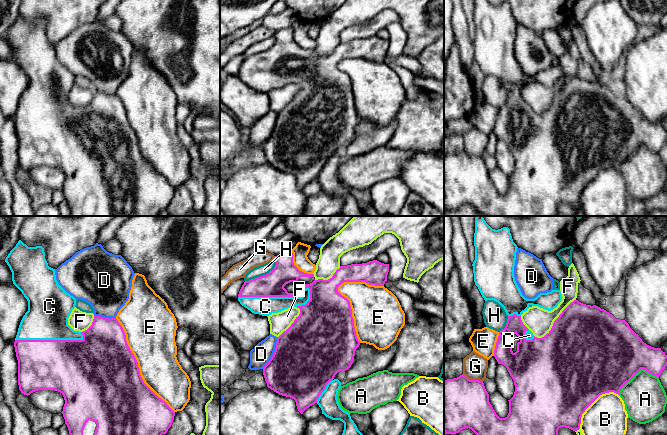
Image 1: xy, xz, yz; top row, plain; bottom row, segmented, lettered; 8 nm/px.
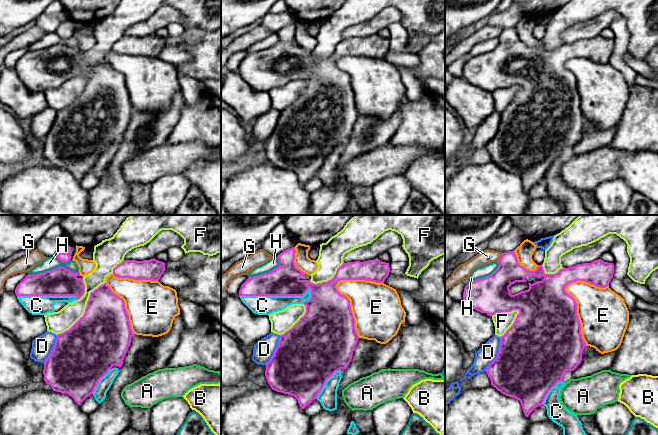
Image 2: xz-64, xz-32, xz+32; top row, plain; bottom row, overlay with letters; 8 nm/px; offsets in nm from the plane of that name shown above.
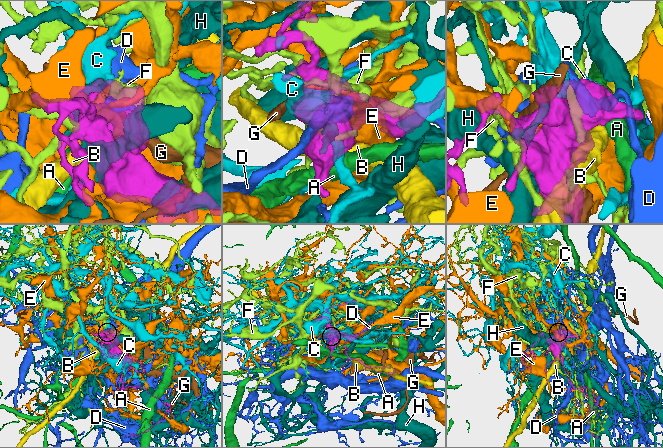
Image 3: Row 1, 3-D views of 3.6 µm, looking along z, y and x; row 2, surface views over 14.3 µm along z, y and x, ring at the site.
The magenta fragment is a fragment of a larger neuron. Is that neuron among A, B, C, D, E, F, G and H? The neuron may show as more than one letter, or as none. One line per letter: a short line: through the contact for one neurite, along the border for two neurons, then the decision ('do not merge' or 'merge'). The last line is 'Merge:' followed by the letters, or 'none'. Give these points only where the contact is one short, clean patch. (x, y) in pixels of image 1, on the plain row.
A: do not merge
B: do not merge
C: merge
D: do not merge
E: do not merge
F: do not merge
G: do not merge
H: do not merge
Merge: C

